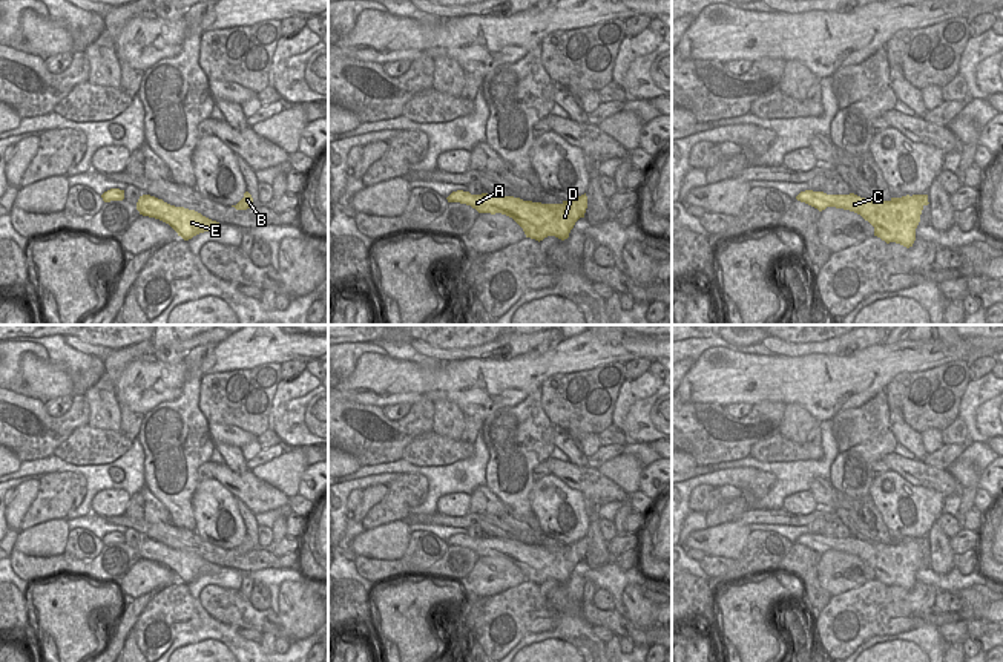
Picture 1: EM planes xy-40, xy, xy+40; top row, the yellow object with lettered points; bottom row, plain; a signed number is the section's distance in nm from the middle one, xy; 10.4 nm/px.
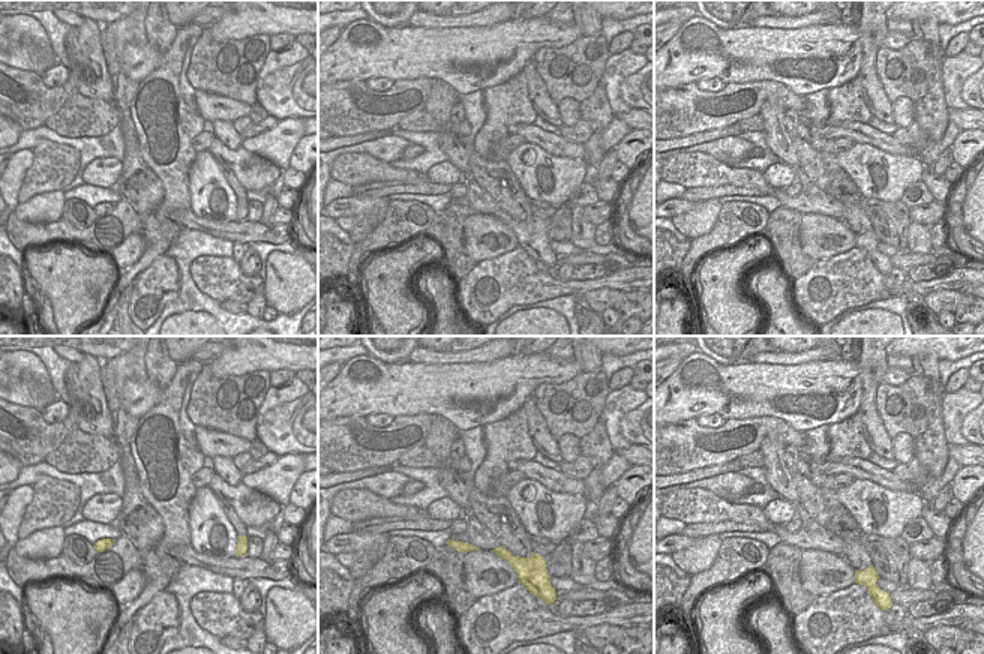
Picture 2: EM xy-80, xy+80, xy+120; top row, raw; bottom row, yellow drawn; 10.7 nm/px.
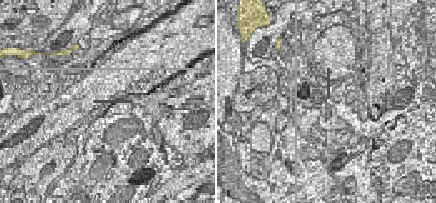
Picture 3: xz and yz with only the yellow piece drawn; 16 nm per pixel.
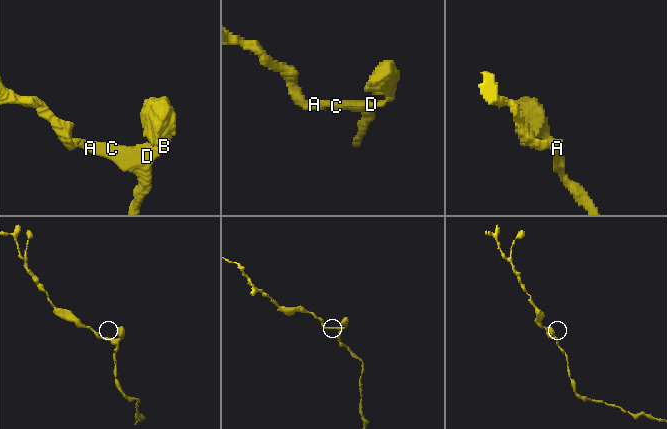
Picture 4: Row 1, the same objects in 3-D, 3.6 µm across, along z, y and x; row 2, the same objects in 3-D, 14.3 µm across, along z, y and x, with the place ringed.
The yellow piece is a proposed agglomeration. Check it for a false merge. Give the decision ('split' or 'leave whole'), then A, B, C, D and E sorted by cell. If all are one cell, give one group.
leave whole; A B C D E

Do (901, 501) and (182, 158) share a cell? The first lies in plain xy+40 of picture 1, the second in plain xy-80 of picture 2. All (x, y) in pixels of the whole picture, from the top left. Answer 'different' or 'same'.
different

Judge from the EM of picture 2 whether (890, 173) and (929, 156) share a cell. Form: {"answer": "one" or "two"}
{"answer": "two"}

